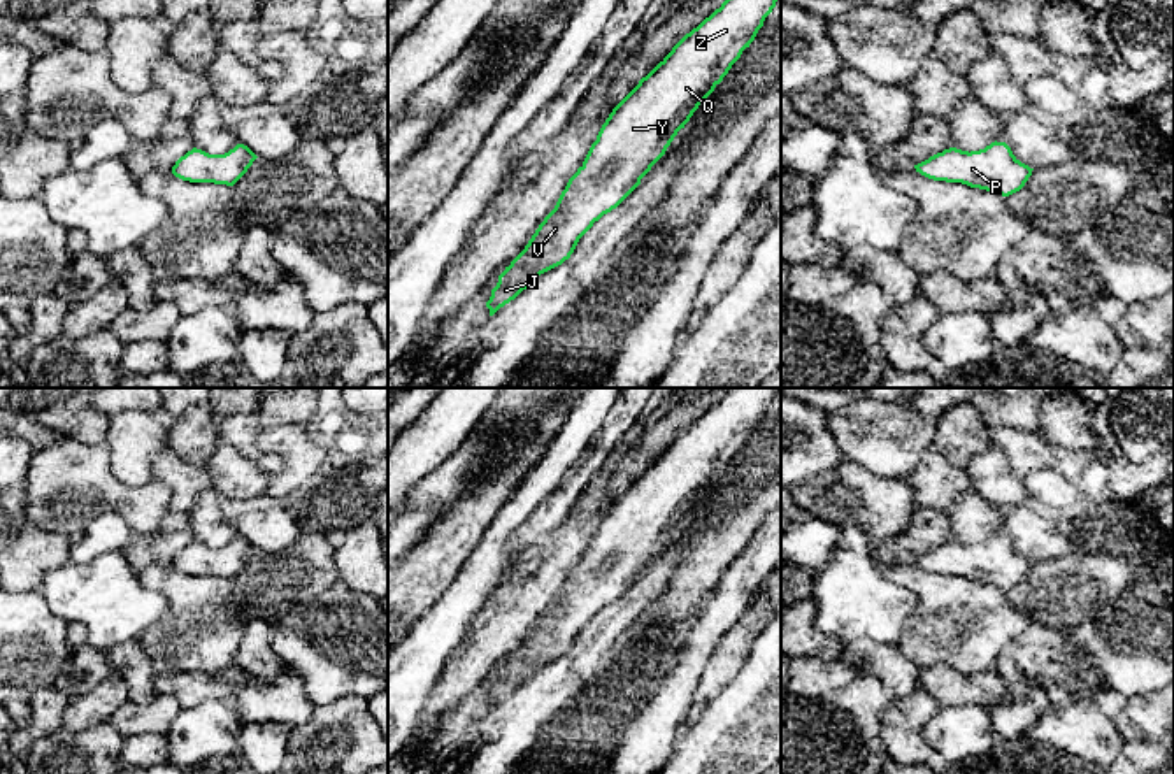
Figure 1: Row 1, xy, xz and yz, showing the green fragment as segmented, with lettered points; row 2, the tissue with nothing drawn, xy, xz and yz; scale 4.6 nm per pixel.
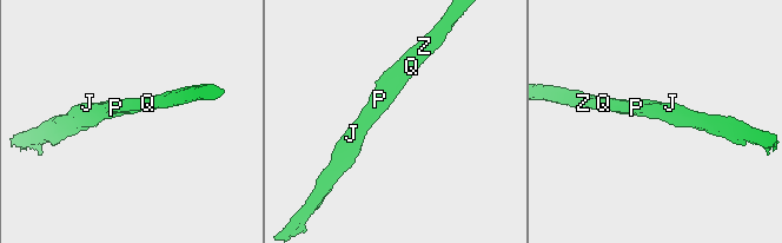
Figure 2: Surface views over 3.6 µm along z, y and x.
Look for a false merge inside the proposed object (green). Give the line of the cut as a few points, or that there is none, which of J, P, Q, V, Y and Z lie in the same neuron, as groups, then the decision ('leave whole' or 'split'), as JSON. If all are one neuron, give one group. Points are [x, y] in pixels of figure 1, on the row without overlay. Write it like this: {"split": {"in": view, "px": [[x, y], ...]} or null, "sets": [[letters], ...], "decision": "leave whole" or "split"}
{"split": null, "sets": [["J", "P", "Q", "V", "Y", "Z"]], "decision": "leave whole"}

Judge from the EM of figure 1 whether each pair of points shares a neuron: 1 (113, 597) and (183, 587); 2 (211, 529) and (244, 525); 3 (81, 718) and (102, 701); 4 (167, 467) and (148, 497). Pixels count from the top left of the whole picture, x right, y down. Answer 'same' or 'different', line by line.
1: different
2: different
3: same
4: different

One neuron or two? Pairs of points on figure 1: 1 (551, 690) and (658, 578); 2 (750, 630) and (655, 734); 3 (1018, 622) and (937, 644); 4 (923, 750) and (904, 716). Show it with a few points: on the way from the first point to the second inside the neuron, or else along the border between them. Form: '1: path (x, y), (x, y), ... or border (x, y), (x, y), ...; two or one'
1: path (579, 662), (630, 606); one
2: border (713, 653), (680, 729); two
3: path (999, 622), (988, 622), (971, 630), (957, 630); one
4: border (885, 725), (916, 732); two

